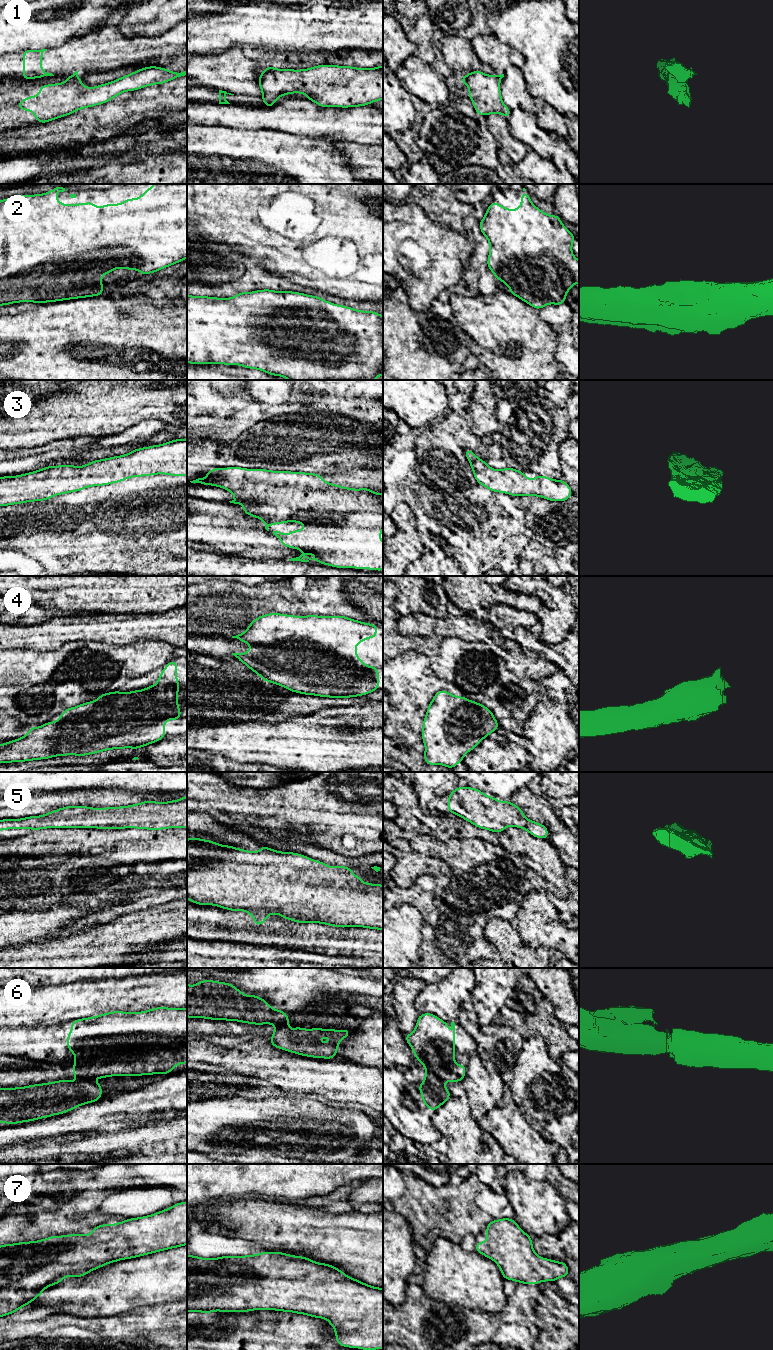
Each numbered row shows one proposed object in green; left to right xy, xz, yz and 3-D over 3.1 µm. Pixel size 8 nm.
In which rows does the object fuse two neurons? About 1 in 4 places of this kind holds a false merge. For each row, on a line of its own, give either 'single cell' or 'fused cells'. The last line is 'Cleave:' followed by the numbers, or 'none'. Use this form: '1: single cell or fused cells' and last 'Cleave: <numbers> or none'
1: fused cells
2: single cell
3: single cell
4: single cell
5: single cell
6: fused cells
7: single cell
Cleave: 1, 6

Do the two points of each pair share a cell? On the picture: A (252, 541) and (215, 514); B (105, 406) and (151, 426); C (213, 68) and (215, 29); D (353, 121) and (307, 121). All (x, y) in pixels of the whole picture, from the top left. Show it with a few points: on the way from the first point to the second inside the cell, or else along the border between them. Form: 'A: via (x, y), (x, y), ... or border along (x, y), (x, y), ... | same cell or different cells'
A: via (243, 532), (239, 532), (232, 525), (224, 523) | same cell
B: border along (145, 419), (127, 427), (120, 433) | different cells
C: border along (237, 48), (222, 49), (197, 55) | different cells
D: via (342, 122), (318, 121) | same cell

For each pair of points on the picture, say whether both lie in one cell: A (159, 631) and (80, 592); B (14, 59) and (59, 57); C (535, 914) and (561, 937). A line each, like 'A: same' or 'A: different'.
A: different
B: same
C: same

